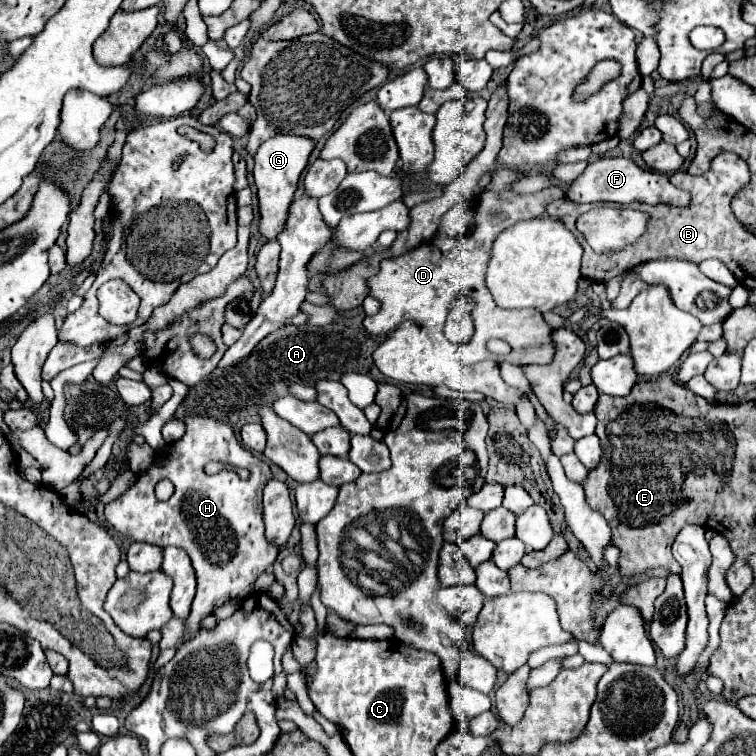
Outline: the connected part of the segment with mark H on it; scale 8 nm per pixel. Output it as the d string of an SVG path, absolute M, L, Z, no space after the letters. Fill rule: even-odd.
M186 416L184 424L184 436L168 444L166 450L160 450L150 468L140 472L124 494L106 504L104 516L120 534L134 542L148 542L162 548L178 546L186 550L198 578L192 612L186 618L188 638L192 638L198 632L198 622L208 616L214 606L252 594L254 580L272 566L278 548L268 544L262 520L262 490L272 480L268 464L238 444L228 422L208 416ZM208 462L246 468L250 470L250 478L242 480L234 470L220 470L210 476L204 472ZM164 478L168 478L176 490L170 500L160 502L154 496L154 486Z

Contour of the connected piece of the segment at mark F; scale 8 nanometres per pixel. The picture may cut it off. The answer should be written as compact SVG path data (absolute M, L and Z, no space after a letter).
M596 158L572 182L566 196L572 202L618 202L618 204L642 202L642 204L668 204L668 206L690 204L690 192L672 186L668 174L656 170L642 170L628 158Z

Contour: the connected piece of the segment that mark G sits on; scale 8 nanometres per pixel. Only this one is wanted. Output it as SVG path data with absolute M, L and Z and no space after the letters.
M274 136L270 140L266 140L256 156L254 156L254 184L258 190L258 208L260 208L260 236L266 240L276 240L276 236L284 230L284 224L288 220L288 212L290 212L290 202L294 198L296 192L296 184L298 178L302 174L302 170L308 164L308 156L314 148L314 140L304 138L304 136Z

